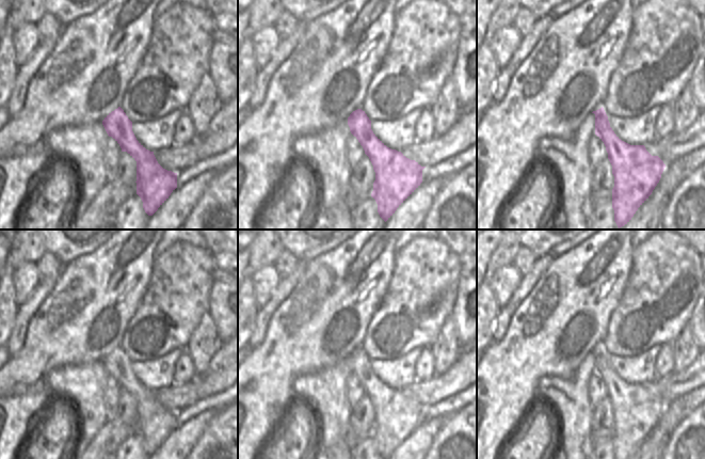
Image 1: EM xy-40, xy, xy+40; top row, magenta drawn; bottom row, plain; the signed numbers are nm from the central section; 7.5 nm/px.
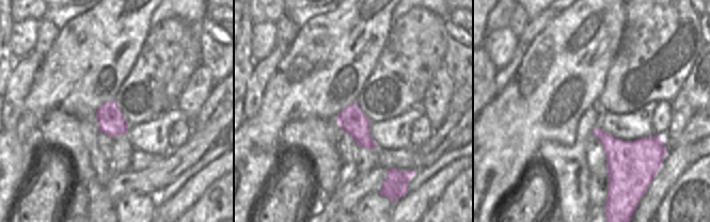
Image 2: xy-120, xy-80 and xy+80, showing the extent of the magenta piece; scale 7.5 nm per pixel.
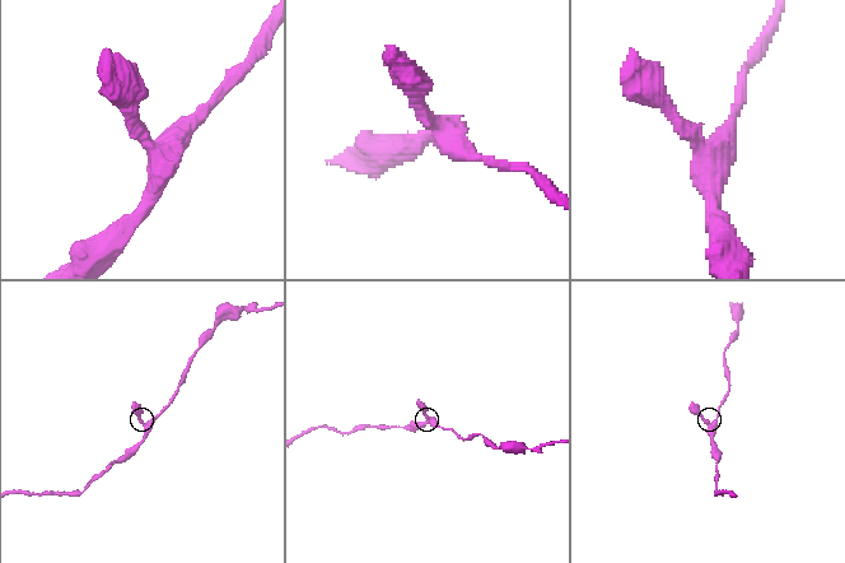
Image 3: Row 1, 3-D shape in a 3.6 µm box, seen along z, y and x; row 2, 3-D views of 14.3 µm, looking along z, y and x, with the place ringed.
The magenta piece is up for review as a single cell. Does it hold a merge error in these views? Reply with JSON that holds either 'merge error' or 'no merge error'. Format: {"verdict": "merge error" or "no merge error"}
{"verdict": "no merge error"}

